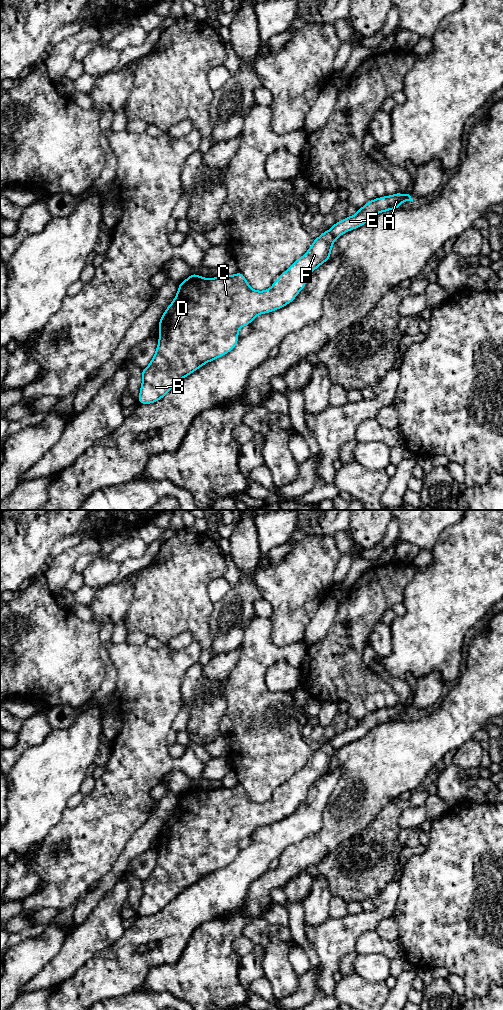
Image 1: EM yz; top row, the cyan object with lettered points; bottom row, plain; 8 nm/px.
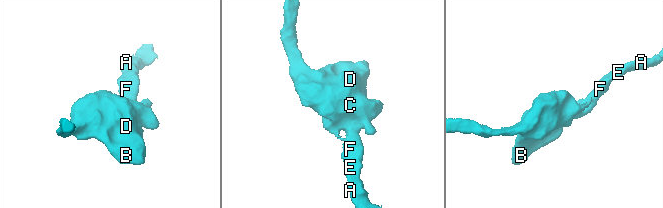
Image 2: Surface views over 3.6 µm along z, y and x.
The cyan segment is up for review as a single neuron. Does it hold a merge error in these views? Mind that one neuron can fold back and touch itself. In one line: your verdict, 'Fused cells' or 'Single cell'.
Single cell

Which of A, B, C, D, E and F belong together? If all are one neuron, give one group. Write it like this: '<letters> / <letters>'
A B C D E F

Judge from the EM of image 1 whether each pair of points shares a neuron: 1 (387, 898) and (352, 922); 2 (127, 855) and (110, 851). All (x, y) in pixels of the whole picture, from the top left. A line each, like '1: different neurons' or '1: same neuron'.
1: same neuron
2: different neurons

